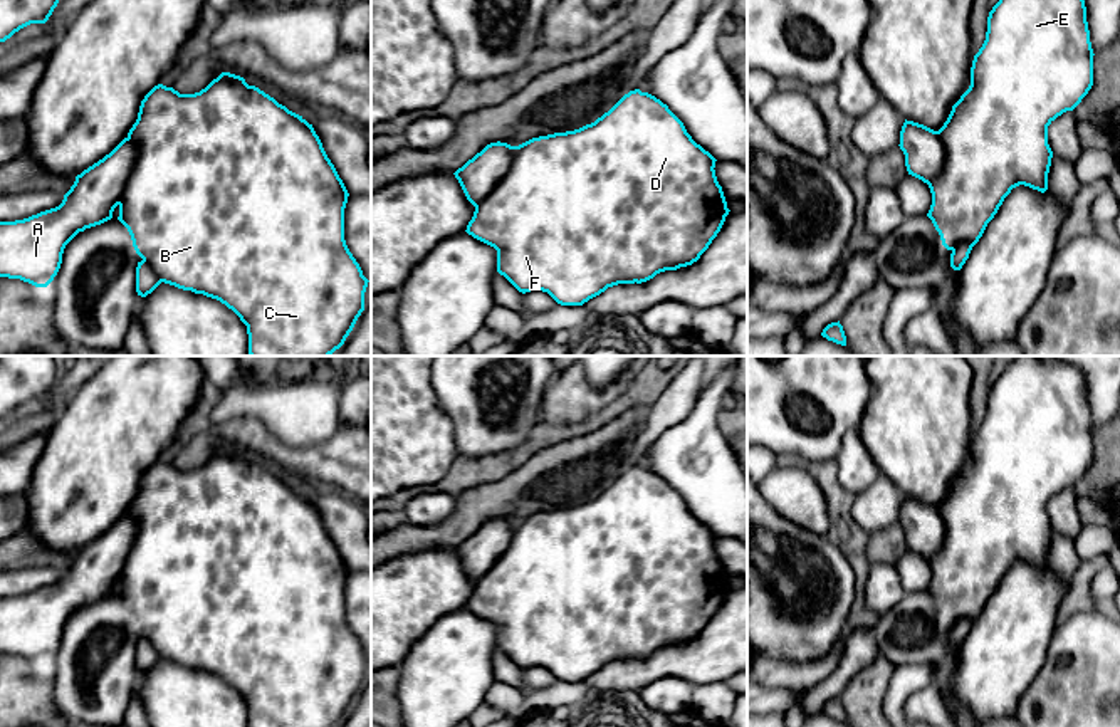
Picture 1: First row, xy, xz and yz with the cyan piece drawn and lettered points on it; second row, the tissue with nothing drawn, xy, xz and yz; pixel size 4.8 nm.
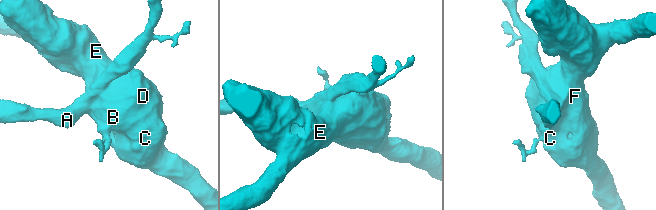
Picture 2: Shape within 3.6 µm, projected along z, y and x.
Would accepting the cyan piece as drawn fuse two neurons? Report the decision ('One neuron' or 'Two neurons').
Two neurons

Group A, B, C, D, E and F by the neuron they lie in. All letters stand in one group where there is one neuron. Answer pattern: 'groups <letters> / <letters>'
groups A / B C D E F

